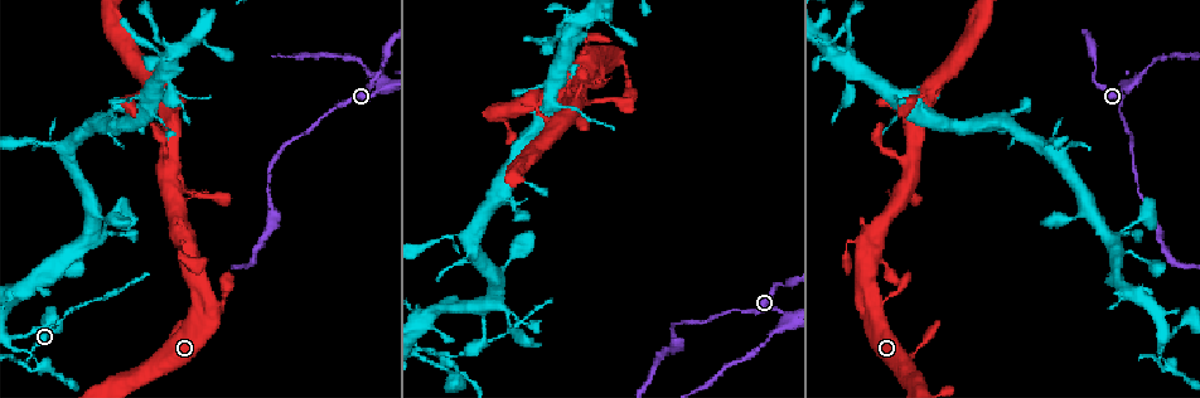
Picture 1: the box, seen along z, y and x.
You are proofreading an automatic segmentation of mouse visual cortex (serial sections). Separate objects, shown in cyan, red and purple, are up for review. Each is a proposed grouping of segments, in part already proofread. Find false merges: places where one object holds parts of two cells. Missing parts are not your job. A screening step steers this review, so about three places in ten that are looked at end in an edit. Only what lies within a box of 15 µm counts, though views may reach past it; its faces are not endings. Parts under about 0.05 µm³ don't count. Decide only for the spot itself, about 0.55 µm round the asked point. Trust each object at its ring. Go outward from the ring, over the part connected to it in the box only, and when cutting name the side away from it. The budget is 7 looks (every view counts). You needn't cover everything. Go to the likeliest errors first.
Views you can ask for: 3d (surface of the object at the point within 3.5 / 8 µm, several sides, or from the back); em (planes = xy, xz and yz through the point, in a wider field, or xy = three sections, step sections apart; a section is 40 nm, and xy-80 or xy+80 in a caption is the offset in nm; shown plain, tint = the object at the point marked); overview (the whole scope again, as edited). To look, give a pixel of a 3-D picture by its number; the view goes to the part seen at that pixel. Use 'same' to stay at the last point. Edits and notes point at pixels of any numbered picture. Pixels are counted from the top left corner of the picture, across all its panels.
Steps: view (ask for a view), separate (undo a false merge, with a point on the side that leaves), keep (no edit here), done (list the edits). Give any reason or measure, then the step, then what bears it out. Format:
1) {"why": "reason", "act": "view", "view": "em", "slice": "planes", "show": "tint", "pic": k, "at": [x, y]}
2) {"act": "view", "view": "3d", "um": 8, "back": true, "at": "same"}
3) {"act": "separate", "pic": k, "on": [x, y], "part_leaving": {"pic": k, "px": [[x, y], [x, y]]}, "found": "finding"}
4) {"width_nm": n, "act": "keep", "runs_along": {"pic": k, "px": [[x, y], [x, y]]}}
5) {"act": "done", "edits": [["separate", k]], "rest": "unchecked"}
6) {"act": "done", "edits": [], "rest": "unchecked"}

{"why": "a narrow waist", "act": "view", "view": "3d", "um": 8, "back": true, "pic": 1, "at": [65, 317]}

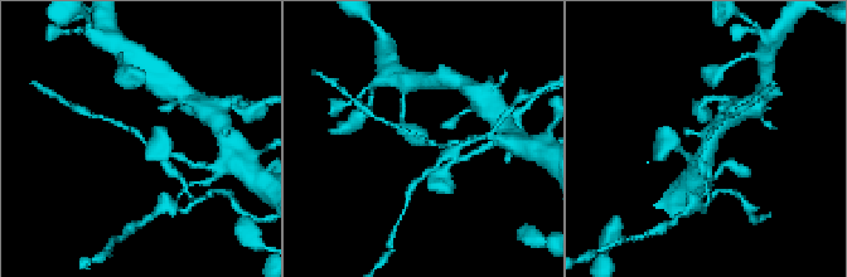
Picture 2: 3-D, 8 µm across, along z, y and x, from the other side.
{"act": "view", "view": "3d", "um": 3.5, "pic": 2, "at": [422, 138]}

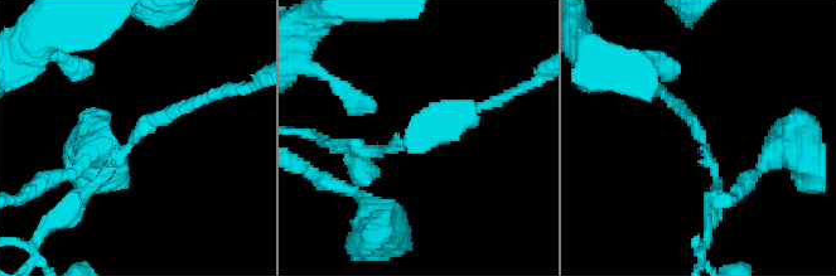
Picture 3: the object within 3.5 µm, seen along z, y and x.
{"act": "view", "view": "em", "slice": "xy", "step": 2, "show": "tint", "pic": 3, "at": [701, 141]}

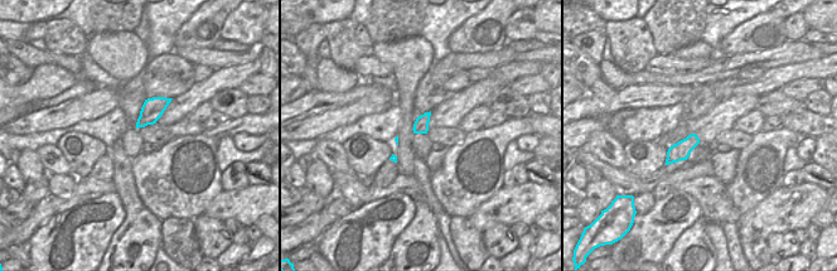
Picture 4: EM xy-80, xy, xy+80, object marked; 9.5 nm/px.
{"arm_widths_nm": [150, 150], "act": "keep", "runs_along": {"pic": 3, "px": [[73, 202], [150, 120], [197, 101]]}, "found": "continuous, no second cell"}

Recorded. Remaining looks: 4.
{"why": "sharp bend", "act": "view", "view": "3d", "um": 3.5, "pic": 1, "at": [22, 364]}

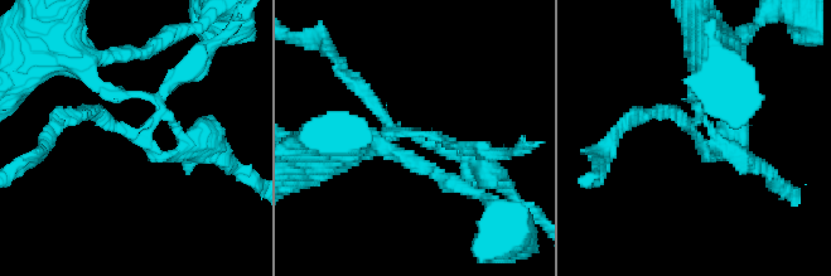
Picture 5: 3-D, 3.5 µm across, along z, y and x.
{"arms": 4, "arm_widths_nm": [150, 150, 150, 250], "why": "now the EM", "act": "view", "view": "em", "slice": "planes", "show": "tint", "pic": 5, "at": [423, 137]}

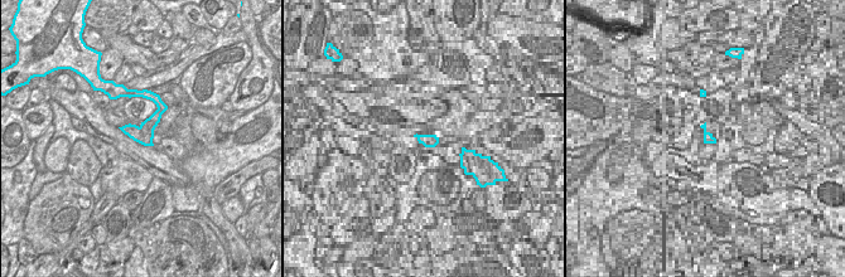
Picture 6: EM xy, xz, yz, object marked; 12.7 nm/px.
{"act": "separate", "pic": 5, "on": [476, 168], "part_leaving": {"pic": 5, "px": [[439, 139], [381, 132], [347, 145]]}, "found": "two cells meet here"}

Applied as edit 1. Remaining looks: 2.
{"why": "three arms meet", "act": "view", "view": "3d", "um": 3.5, "pic": 1, "at": [1125, 88]}

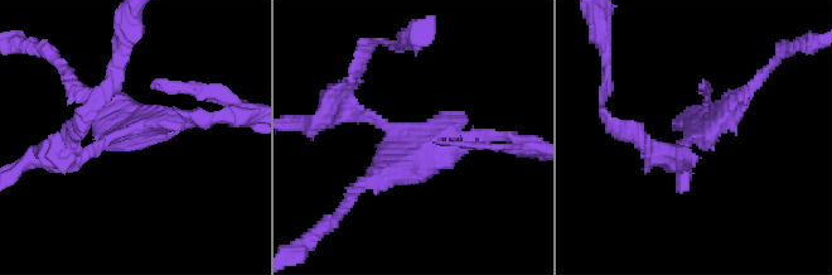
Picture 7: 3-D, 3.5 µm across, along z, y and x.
{"arms": 3, "arm_widths_nm": [150, 200, 250], "why": "shape alone is not enough", "act": "view", "view": "em", "slice": "xy", "step": 1, "show": "tint", "pic": 7, "at": [701, 136]}

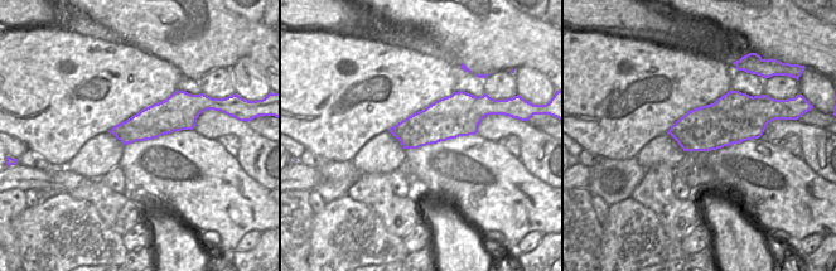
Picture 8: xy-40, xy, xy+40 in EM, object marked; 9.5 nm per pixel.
{"act": "separate", "pic": 7, "on": [380, 173], "part_leaving": {"pic": 7, "px": [[397, 136], [386, 168], [339, 213]]}, "found": "two cells meet here"}

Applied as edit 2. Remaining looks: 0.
{"act": "done", "edits": [["separate", 5], ["separate", 7]], "rest": "unchecked"}

